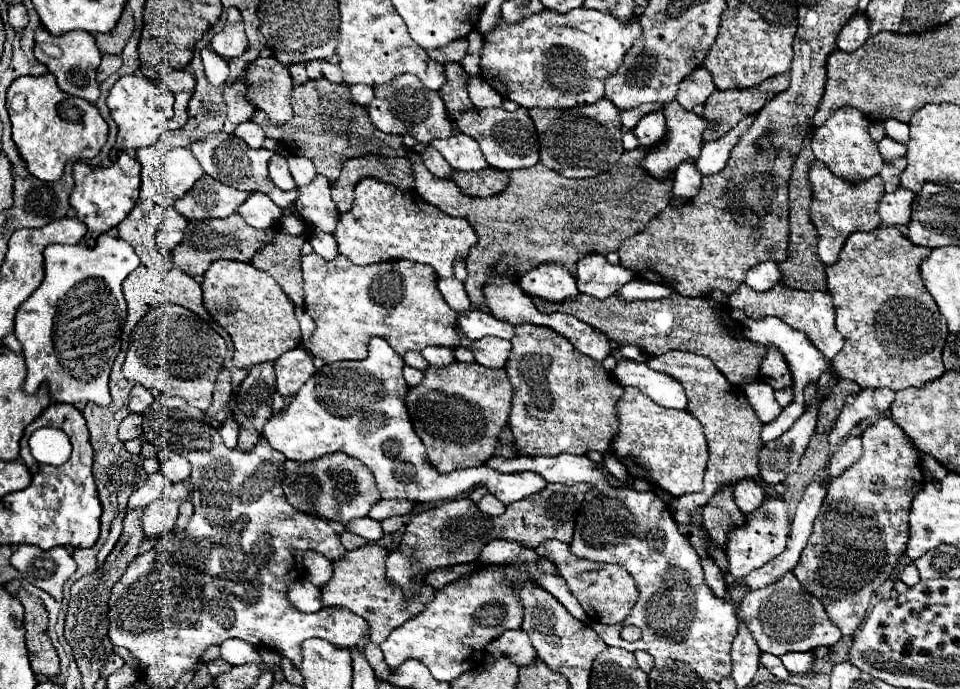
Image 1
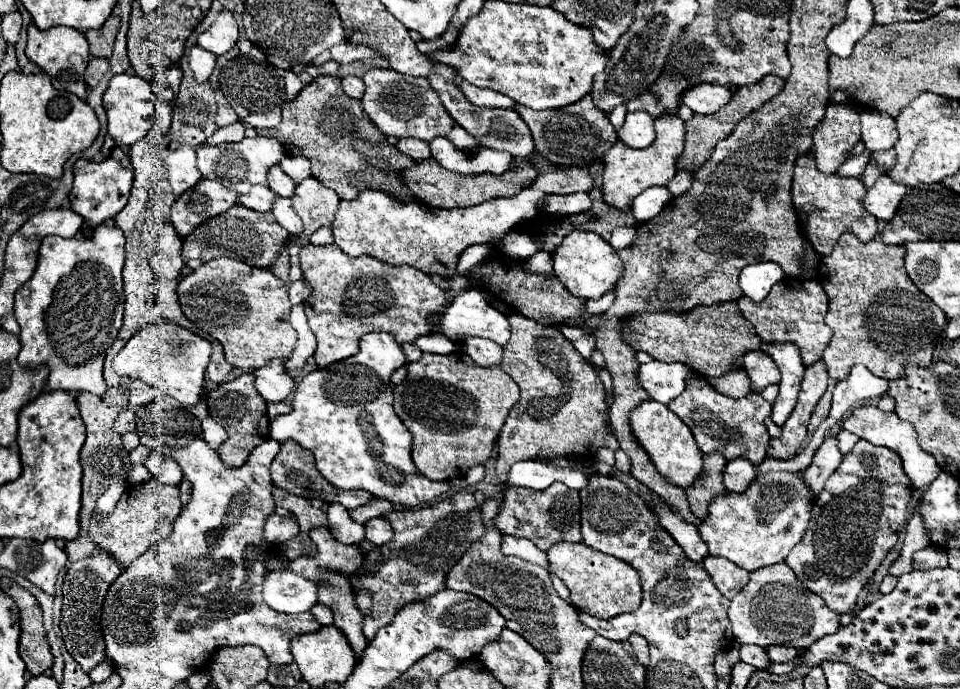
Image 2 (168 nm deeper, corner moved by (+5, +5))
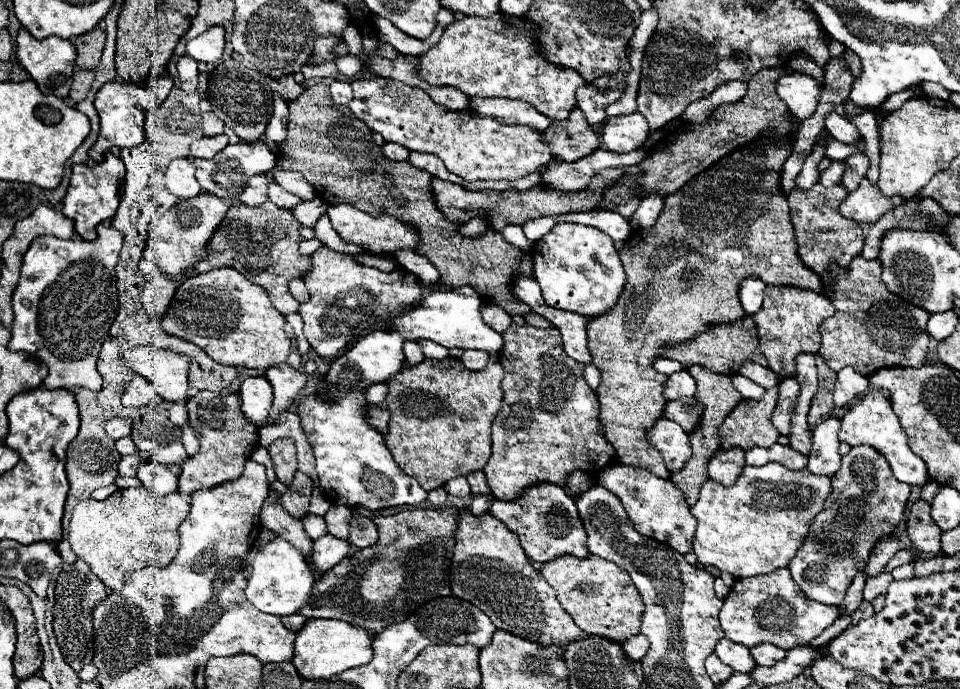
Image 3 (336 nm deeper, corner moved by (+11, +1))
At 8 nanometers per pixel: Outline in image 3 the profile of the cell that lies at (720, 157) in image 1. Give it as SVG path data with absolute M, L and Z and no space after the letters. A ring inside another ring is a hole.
M647 195L643 197L639 209L635 211L633 219L631 219L631 226L633 228L649 228L656 223L661 209L663 209L665 197L663 195Z

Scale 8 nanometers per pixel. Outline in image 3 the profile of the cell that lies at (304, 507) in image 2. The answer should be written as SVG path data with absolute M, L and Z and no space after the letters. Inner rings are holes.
M259 445L259 447L253 451L250 458L257 463L265 465L267 481L269 481L269 485L273 485L273 479L277 479L277 477L275 477L272 459L268 450L262 445Z

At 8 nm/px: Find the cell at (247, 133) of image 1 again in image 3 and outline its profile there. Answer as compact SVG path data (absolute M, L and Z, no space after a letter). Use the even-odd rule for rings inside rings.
M215 135L215 137L201 137L199 141L195 141L189 149L189 157L203 157L203 159L211 159L215 153L219 153L221 149L227 147L227 135Z

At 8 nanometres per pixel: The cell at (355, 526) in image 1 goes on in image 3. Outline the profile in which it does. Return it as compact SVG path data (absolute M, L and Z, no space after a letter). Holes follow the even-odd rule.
M325 533L313 545L313 559L311 559L311 563L317 569L329 571L343 557L347 557L347 553L349 553L349 543L345 539L339 539L339 537L331 535L331 533Z

